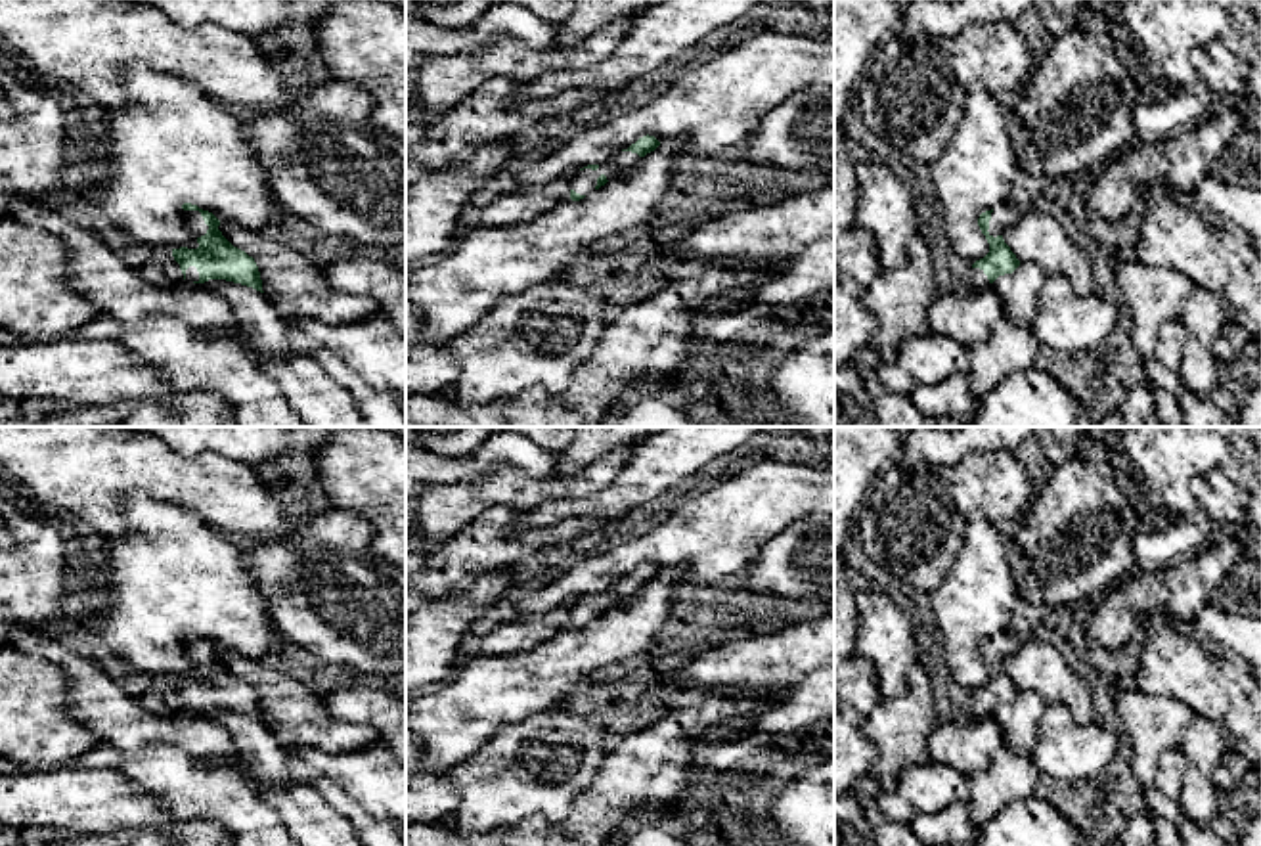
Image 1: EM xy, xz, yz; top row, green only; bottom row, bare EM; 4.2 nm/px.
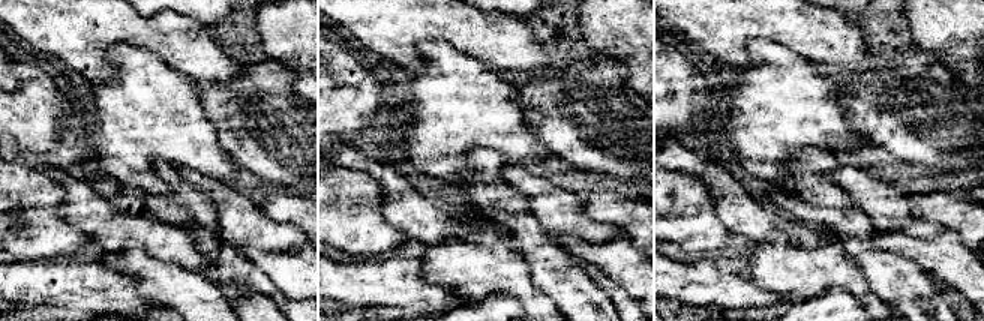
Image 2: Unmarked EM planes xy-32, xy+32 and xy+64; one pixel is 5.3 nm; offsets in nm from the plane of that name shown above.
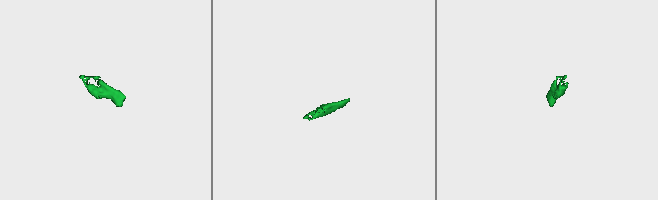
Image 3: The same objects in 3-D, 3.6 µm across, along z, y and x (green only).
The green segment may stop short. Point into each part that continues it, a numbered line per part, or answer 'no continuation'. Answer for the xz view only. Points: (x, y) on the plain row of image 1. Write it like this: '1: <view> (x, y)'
1: xz (582, 611)

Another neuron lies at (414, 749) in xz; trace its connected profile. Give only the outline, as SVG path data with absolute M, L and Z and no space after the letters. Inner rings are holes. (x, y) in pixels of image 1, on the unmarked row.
M406 725L406 823L436 823L455 812L459 790L444 779L446 773L423 768L423 745Z

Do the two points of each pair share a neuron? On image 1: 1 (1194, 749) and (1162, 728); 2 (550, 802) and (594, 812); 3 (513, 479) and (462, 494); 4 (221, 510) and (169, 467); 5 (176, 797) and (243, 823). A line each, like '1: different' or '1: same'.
1: different
2: different
3: same
4: same
5: same

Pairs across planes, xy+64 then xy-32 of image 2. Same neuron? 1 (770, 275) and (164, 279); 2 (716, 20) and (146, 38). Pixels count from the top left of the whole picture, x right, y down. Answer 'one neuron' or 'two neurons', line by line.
1: one neuron
2: one neuron

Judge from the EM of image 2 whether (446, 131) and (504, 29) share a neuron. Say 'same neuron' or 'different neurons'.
different neurons

